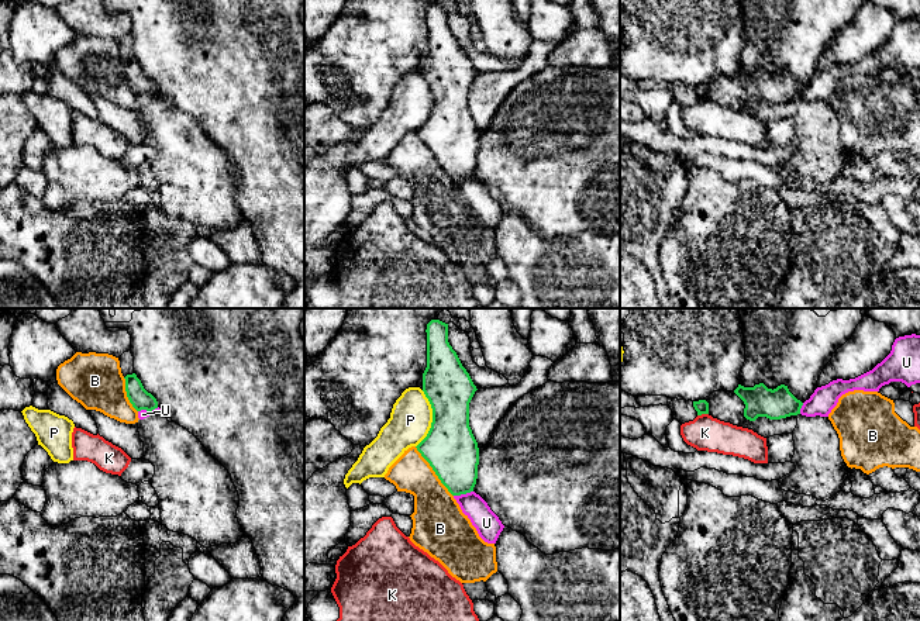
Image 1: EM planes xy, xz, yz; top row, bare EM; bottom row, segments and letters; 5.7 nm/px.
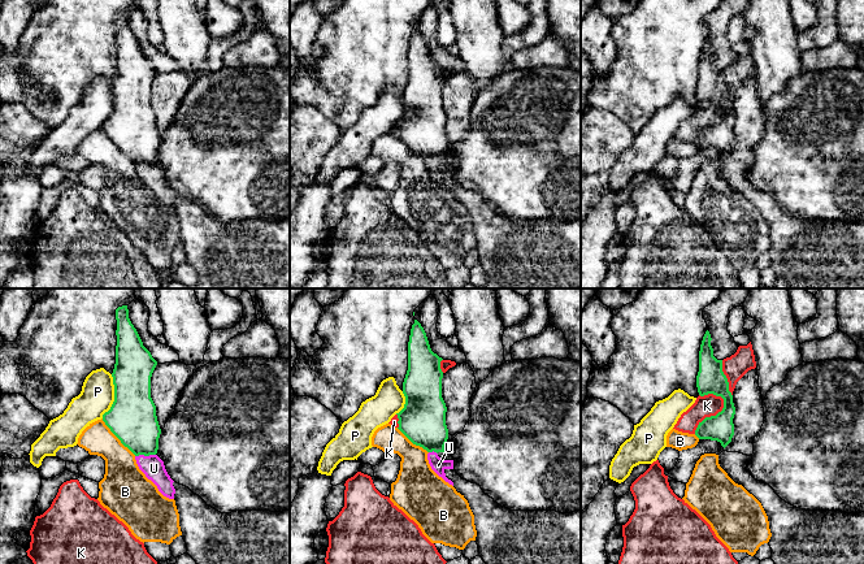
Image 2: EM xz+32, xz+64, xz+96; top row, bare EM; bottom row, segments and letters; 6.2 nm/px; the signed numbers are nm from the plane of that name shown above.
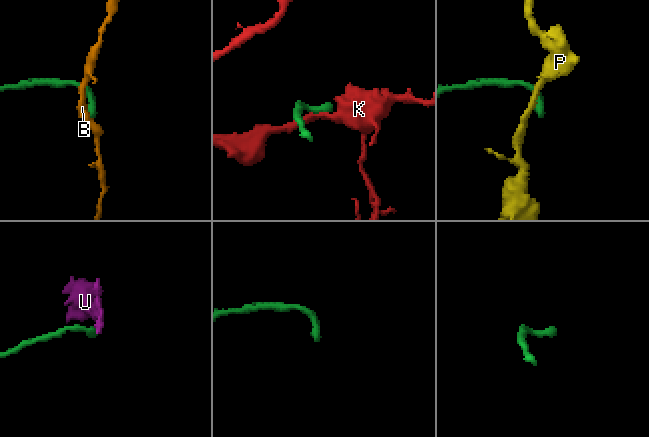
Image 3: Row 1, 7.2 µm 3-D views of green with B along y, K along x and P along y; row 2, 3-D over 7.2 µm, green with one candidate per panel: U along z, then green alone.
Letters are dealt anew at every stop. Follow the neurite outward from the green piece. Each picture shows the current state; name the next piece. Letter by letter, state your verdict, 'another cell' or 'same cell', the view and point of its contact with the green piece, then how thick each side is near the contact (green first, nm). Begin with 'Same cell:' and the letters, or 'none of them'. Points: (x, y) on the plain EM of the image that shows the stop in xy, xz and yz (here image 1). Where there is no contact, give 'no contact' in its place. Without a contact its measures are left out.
Same cell: none of them
B: another cell; contact xz (434, 155); calibres 300 and 260 nm
K: another cell; contact yz (702, 97); calibres 80 and 200 nm
P: another cell; contact xz (433, 103); calibres 300 and 240 nm
U: another cell; contact xy (148, 95); calibres 120 and 50 nm

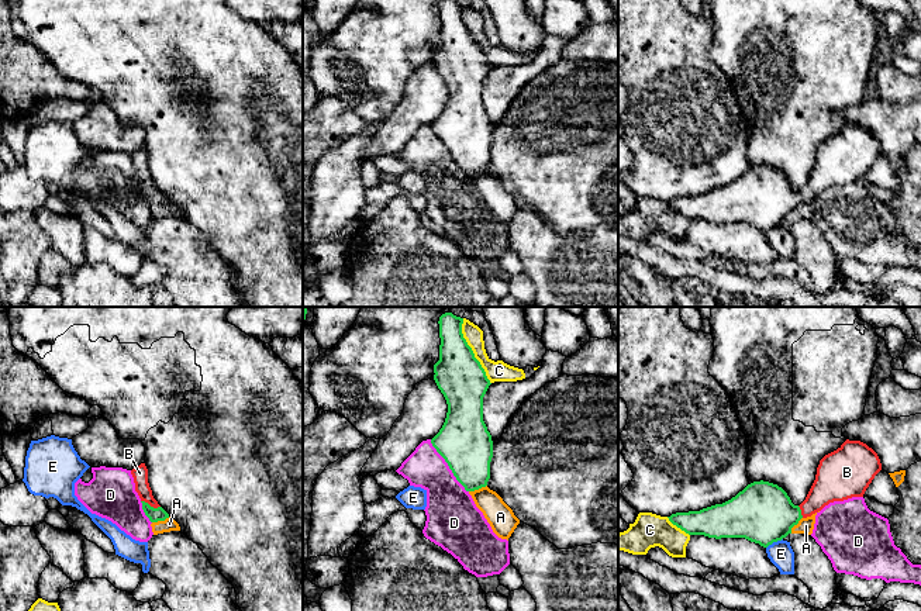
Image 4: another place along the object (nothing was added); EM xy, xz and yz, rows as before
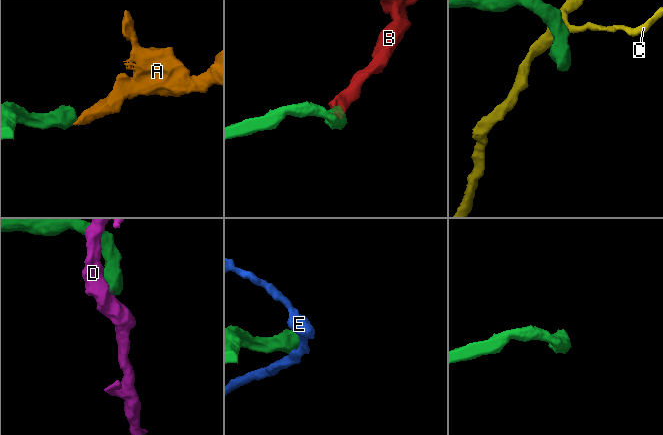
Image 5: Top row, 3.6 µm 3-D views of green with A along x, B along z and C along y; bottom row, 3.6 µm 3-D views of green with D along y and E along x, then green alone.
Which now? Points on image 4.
Same cell: B
A: another cell; contact xz (478, 173); calibres 300 and 150 nm
B: same cell; contact xy (149, 190); calibres 80 and 90 nm
C: another cell; contact xz (472, 35); calibres 280 and 120 nm
D: another cell; contact xz (448, 149); calibres 300 and 280 nm
E: another cell; contact yz (773, 225); calibres 340 and 140 nm

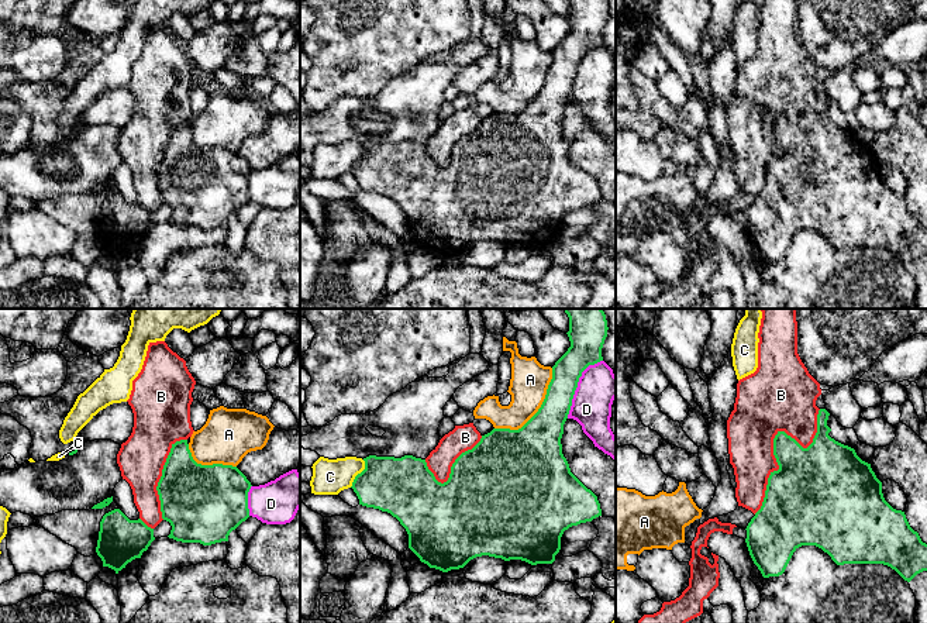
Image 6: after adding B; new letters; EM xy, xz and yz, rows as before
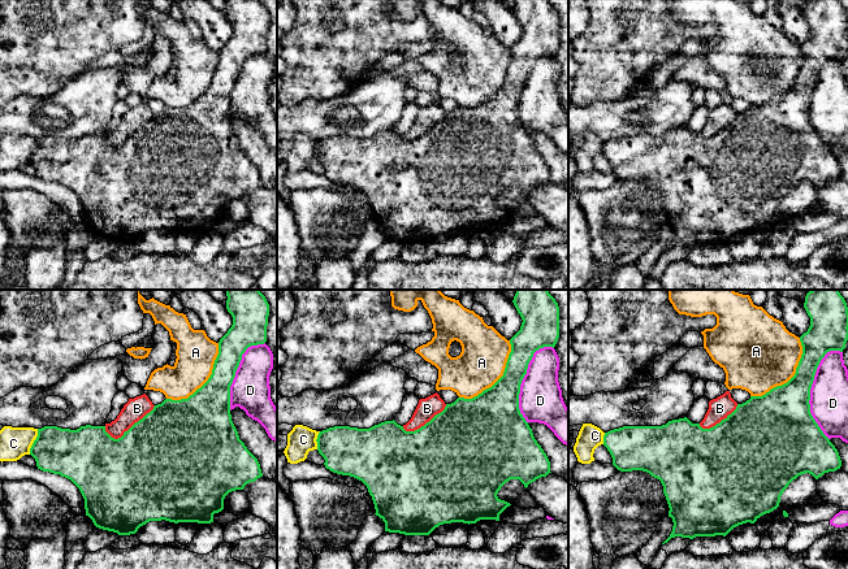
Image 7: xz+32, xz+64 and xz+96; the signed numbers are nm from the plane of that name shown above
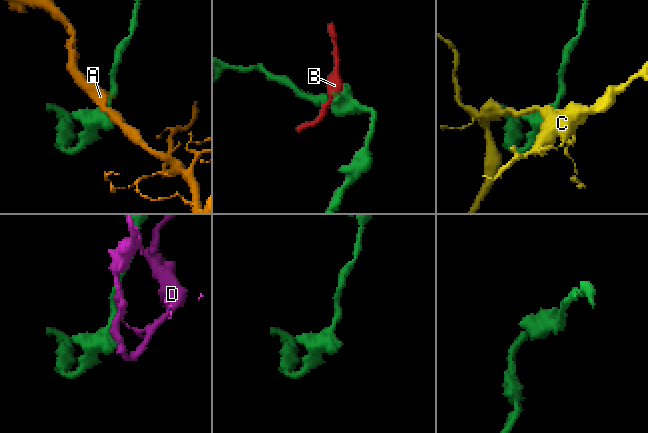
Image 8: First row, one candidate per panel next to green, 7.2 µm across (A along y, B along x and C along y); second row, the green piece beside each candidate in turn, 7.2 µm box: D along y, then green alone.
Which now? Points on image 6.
Same cell: none of them
A: another cell; contact xz (538, 95); calibres 320 and 220 nm
B: another cell; contact yz (774, 126); calibres 300 and 380 nm
C: another cell; contact xz (358, 158); calibres 320 and 200 nm
D: another cell; contact xz (576, 69); calibres 190 and 240 nm

